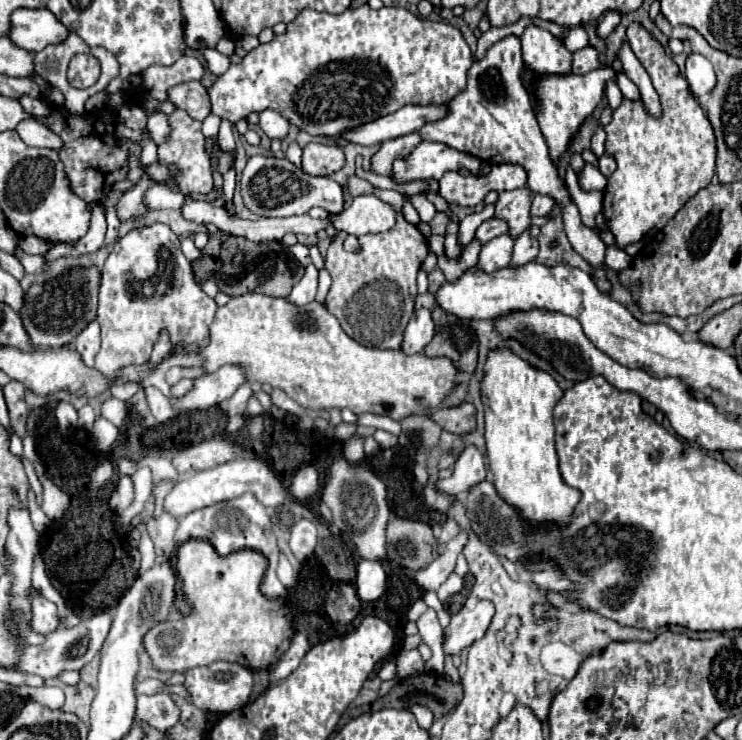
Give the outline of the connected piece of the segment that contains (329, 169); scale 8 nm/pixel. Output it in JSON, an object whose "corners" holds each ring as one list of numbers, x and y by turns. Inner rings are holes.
{"corners":[[309,143,303,149,303,169,309,175,331,175,345,165,345,153,337,145]]}

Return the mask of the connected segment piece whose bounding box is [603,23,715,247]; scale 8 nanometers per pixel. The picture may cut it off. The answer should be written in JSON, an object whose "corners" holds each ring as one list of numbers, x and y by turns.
{"corners":[[637,23,629,25,627,29,629,45,637,59,643,63,647,73,651,75,651,81,661,97,663,105,663,117,653,119,645,113,641,101,627,101,623,99,621,107,613,111,613,119,609,125,605,125,607,131,607,143,605,151,615,155,617,169,609,177,609,183,605,187,603,197,603,215,607,219,609,231,615,235,615,243,619,247,627,247,631,243,637,243,643,239,643,235,653,227,663,227,669,219,675,217,675,213,691,199,701,187,711,183,711,177,715,173,715,135,709,125,707,115,701,111,697,101,689,93,689,83,679,73,677,65,671,61,671,57,665,55,663,47]]}

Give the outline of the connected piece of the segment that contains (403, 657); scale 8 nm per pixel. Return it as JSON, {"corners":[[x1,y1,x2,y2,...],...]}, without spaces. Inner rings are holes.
{"corners":[[401,651,397,655,397,671,401,677,415,677,419,673,423,673,423,659,419,657,419,651]]}

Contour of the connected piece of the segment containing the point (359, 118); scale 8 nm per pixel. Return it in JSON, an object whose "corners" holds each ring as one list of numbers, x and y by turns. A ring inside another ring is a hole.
{"corners":[[365,3,357,9,349,7,339,15,305,9,287,25,285,35,277,35,275,41,249,51,239,65,231,65,227,73,219,75,209,89,211,113,237,123,251,111,271,107,301,131,317,137,331,137,341,135,341,129,351,129,389,115,403,105,443,105,465,89,465,75,471,63,473,53,457,27,445,21,417,17,405,7,383,7,375,11],[349,61,359,61,361,65,331,65]]}

